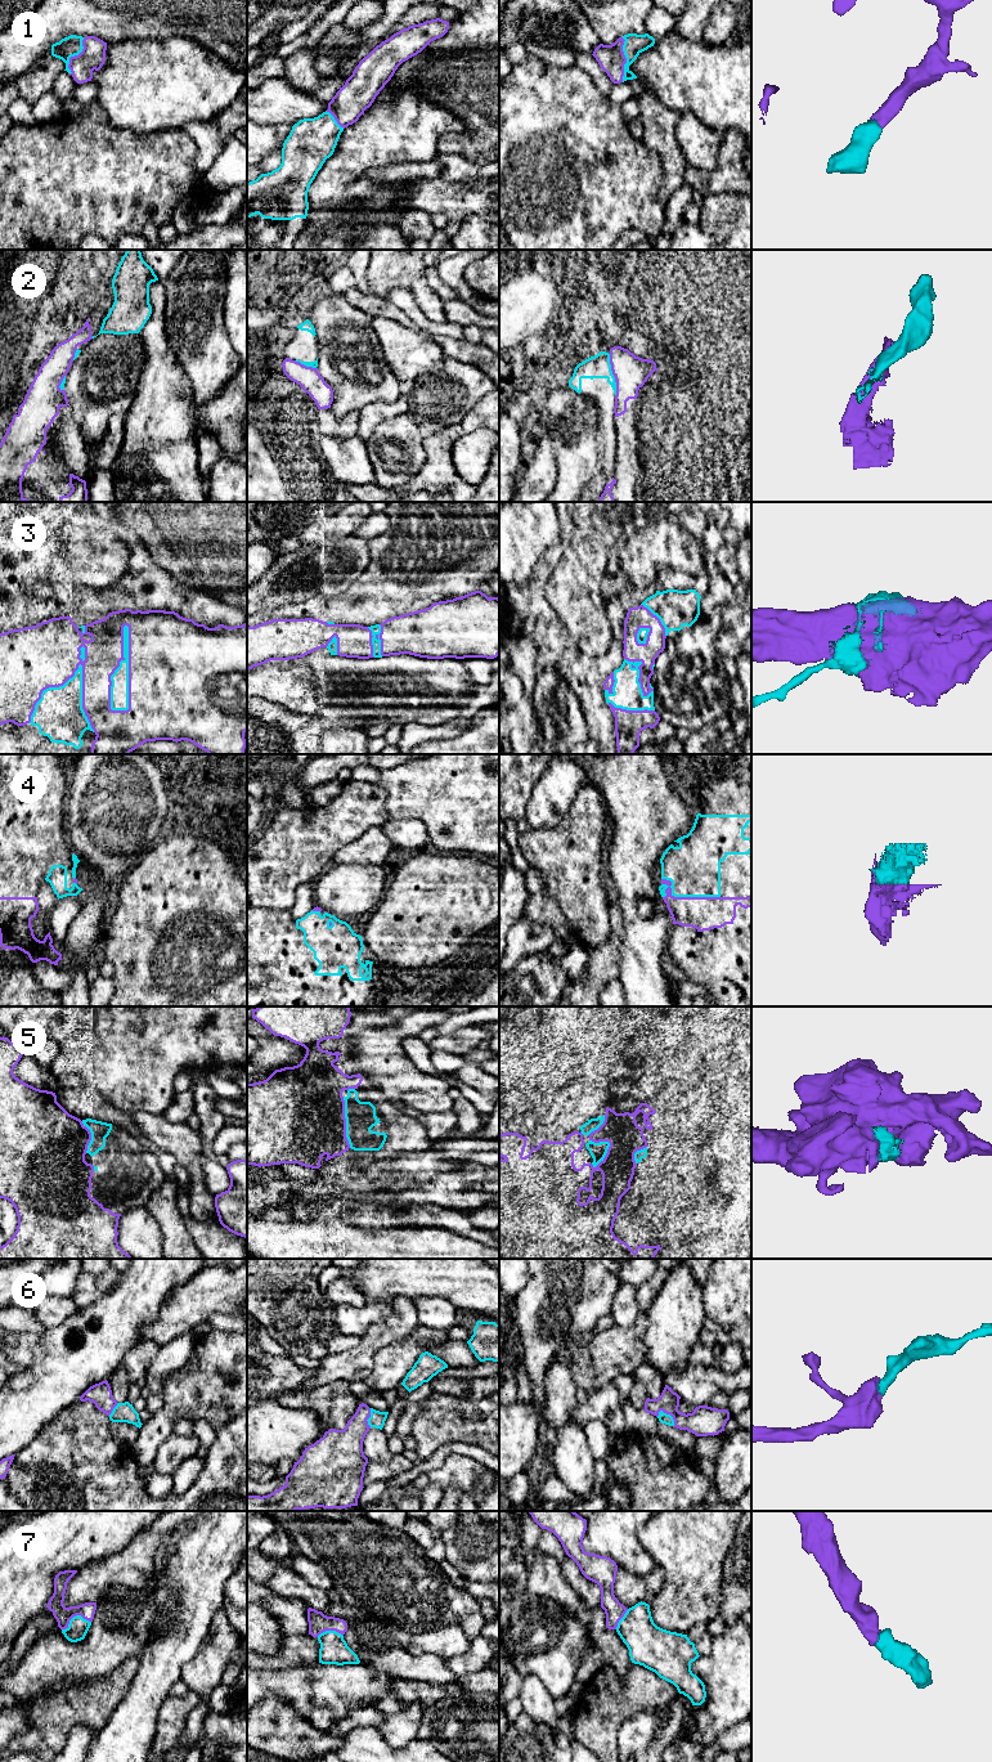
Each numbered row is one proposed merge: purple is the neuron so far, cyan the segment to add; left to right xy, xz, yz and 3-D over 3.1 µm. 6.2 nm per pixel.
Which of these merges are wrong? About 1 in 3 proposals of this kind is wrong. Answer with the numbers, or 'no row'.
2

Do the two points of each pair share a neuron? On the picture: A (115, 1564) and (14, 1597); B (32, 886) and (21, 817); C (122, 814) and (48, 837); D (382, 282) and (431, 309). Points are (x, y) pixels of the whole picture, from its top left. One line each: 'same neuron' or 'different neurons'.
A: different neurons
B: same neuron
C: different neurons
D: same neuron

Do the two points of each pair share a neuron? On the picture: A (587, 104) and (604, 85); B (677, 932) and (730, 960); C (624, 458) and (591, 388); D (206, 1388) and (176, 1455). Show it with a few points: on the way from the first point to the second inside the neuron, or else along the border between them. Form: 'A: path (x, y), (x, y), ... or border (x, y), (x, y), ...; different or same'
A: border (579, 68), (606, 95); different
B: path (690, 942), (692, 945), (714, 945), (717, 947); same
C: border (615, 417), (615, 467), (613, 471); different
D: border (174, 1434), (161, 1444), (155, 1457); different

